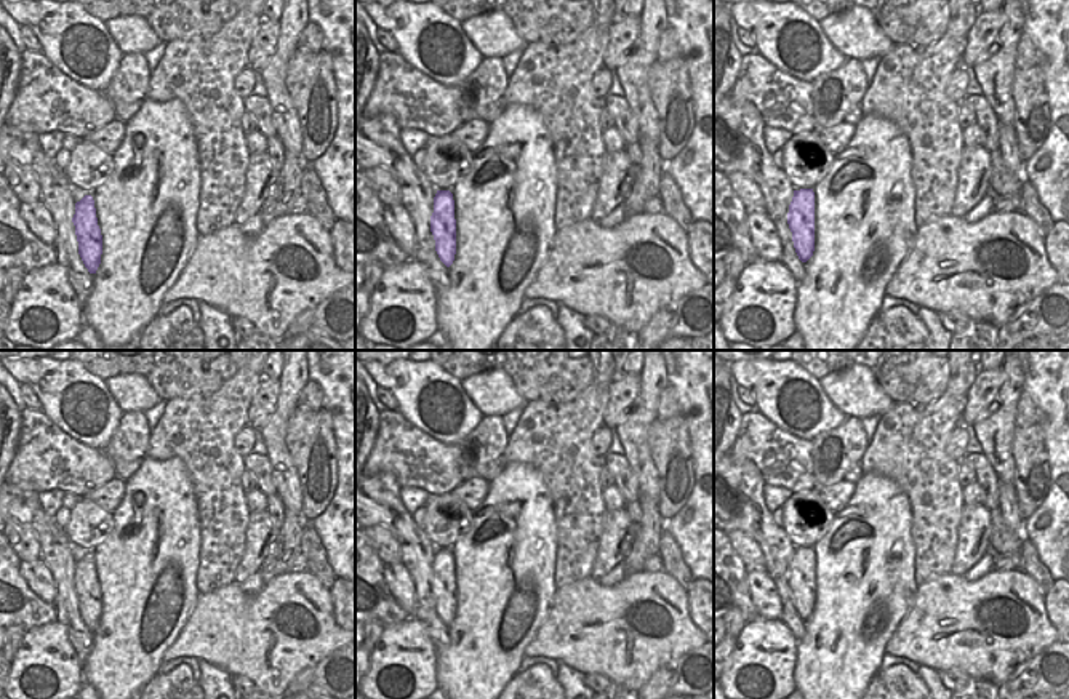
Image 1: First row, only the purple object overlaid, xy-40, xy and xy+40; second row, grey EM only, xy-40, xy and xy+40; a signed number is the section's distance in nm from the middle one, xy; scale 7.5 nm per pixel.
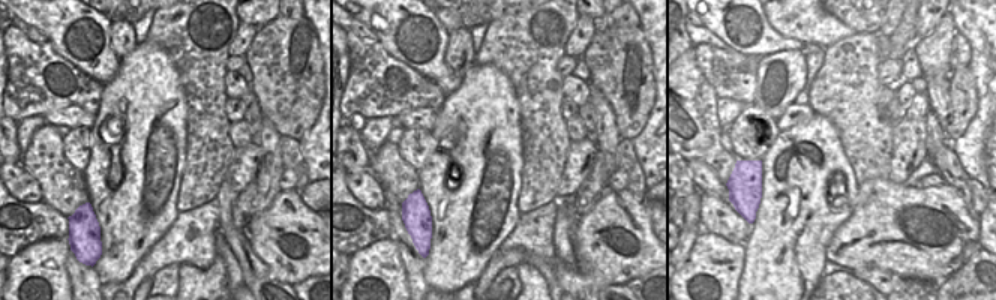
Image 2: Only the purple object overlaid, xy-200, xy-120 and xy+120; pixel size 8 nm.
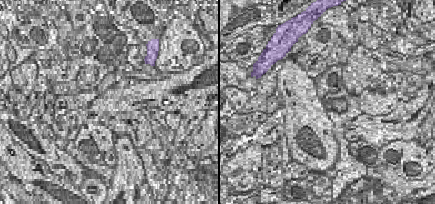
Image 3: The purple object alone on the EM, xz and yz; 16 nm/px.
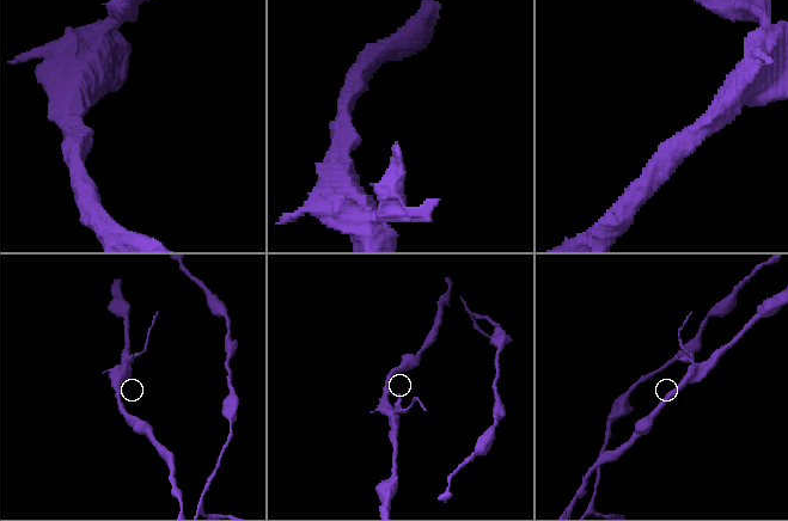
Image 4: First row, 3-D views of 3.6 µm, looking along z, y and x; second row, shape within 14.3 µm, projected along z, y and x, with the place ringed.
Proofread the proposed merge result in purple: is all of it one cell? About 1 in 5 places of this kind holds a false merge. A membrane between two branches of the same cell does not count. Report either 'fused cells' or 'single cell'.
single cell

